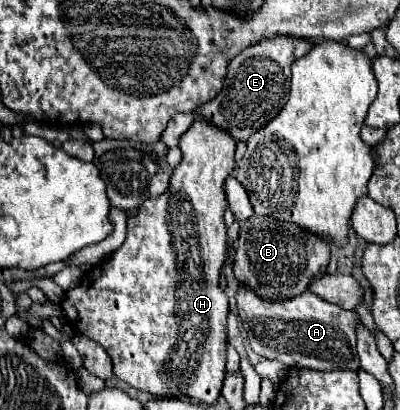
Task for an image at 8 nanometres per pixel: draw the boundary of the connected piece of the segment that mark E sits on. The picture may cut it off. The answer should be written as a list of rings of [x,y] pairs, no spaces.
[[[274,35],[270,39],[262,39],[262,43],[246,47],[230,61],[222,91],[196,111],[198,119],[210,121],[214,127],[228,131],[236,141],[246,141],[272,121],[286,105],[290,93],[290,65],[312,47],[314,43],[310,39],[294,39],[288,35]]]

